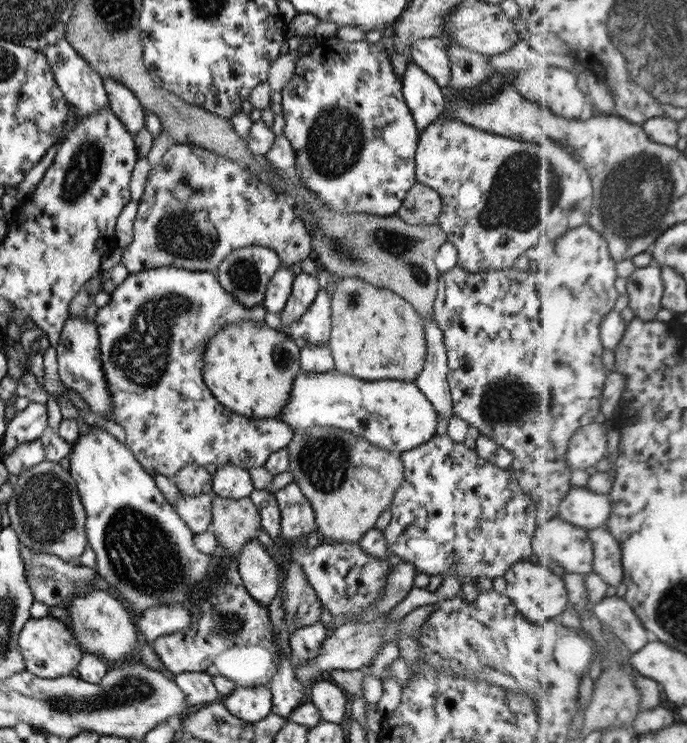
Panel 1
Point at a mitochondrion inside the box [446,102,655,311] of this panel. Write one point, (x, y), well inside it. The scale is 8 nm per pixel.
(519, 193)

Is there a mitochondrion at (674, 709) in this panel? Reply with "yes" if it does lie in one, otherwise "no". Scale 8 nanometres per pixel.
no

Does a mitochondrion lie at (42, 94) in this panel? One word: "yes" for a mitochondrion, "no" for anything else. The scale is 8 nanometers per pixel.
no

